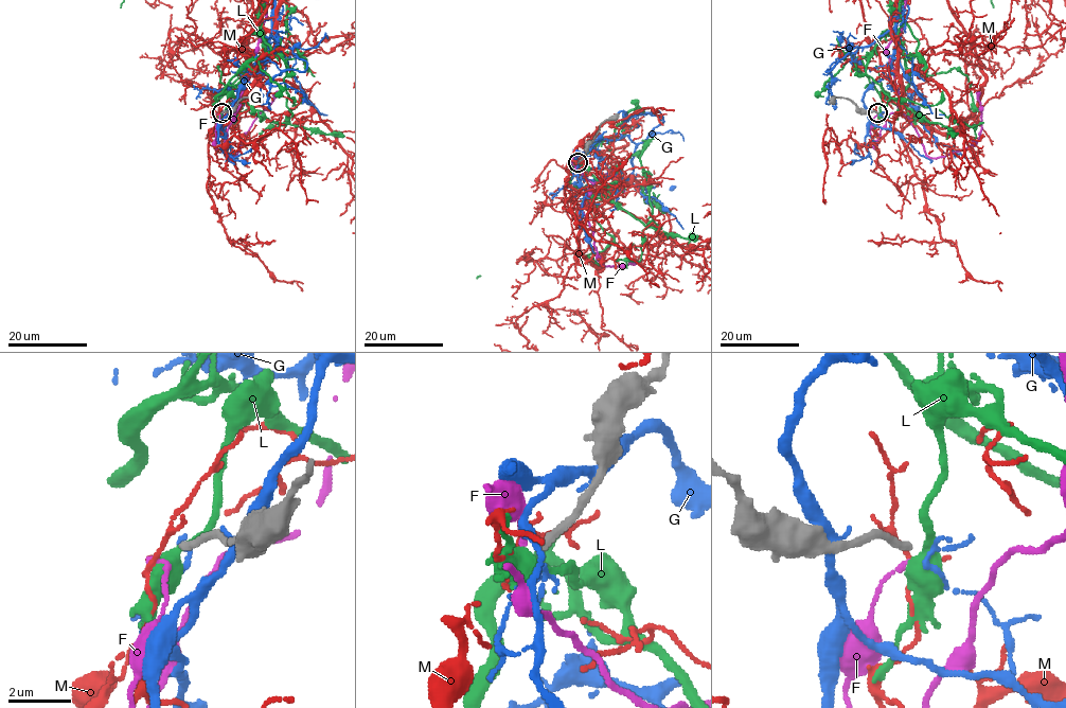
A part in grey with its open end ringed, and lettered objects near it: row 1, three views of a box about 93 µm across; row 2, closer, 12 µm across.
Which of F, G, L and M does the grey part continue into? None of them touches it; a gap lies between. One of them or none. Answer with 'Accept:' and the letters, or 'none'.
Accept: none

